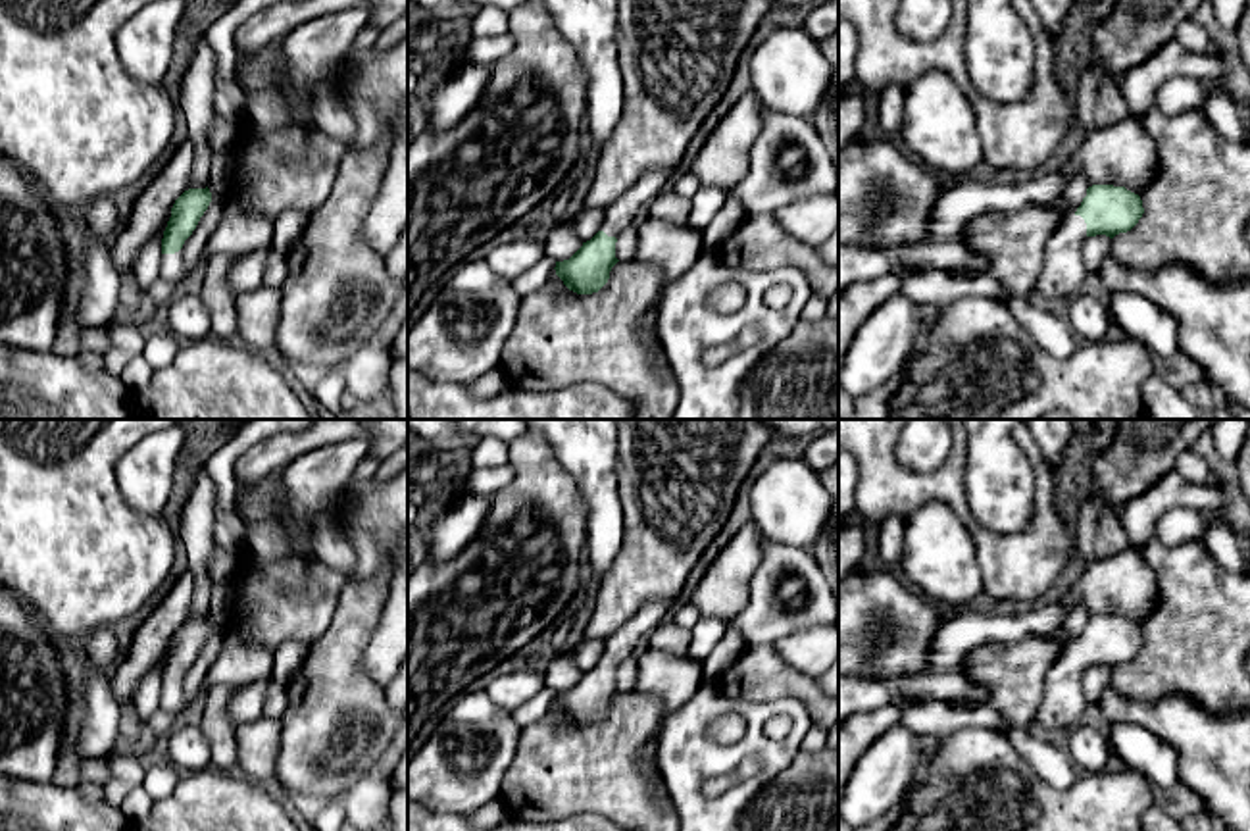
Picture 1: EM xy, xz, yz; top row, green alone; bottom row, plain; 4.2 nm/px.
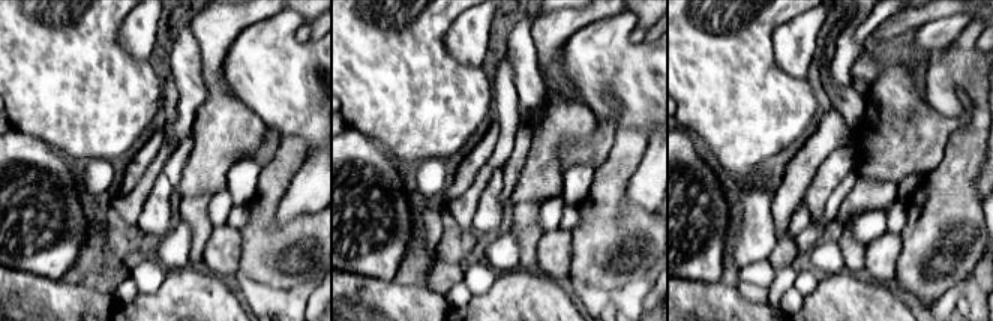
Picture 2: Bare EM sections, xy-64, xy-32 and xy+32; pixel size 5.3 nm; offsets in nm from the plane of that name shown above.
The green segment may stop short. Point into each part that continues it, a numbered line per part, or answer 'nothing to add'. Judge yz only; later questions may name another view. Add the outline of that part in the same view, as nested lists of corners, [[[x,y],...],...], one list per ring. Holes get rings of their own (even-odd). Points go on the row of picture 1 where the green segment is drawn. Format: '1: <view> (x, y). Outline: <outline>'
1: yz (1062, 272). Outline: [[[1065,214],[1046,242],[1040,275],[1033,298],[1040,302],[1067,300],[1079,292],[1087,275],[1083,242],[1087,223],[1081,215]]]

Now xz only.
1: xz (620, 216). Outline: [[[652,169],[644,173],[619,200],[604,208],[606,219],[602,231],[617,239],[635,223],[638,212],[667,190],[671,183],[673,169]]]

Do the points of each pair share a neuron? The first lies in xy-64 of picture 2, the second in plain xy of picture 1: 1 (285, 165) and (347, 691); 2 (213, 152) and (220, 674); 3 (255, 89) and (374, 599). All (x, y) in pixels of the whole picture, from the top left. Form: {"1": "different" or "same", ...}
{"1": "same", "2": "same", "3": "different"}

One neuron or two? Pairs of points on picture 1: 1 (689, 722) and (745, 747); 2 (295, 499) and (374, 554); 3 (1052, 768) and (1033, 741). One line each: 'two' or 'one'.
1: one
2: one
3: one

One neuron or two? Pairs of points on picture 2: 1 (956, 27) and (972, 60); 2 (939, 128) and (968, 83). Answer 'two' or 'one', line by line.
1: two
2: two

